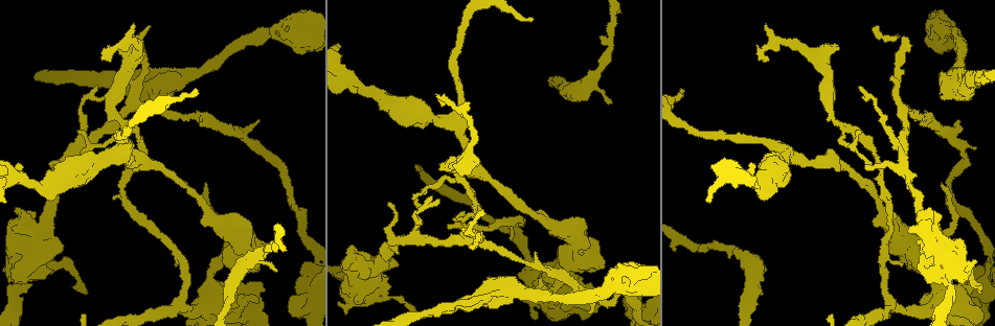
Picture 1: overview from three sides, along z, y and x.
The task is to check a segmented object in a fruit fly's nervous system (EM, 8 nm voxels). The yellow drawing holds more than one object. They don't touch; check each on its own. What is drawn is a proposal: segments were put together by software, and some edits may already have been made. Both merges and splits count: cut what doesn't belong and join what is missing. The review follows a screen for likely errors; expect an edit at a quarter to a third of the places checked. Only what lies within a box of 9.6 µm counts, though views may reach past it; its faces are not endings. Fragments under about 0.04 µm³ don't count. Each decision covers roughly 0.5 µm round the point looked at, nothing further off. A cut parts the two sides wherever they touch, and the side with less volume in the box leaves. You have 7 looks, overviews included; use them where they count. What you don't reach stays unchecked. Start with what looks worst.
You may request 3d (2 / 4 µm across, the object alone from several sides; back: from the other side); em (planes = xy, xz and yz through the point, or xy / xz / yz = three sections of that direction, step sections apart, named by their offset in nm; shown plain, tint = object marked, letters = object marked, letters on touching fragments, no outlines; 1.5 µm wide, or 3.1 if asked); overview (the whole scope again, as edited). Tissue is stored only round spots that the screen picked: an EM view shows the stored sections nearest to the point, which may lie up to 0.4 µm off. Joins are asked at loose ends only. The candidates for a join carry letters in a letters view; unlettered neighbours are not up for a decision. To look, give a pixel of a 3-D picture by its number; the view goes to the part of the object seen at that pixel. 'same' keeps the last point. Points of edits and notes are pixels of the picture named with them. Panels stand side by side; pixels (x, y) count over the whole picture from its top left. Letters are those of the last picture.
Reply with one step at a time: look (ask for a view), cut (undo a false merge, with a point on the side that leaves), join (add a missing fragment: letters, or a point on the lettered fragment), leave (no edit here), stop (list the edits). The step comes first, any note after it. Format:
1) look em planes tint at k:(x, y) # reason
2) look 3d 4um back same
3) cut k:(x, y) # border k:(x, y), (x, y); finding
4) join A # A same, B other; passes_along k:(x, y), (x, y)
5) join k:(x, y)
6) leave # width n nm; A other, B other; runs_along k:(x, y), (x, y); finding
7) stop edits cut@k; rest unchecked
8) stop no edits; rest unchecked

look 3d 2um at 1:(683, 92) # an open end

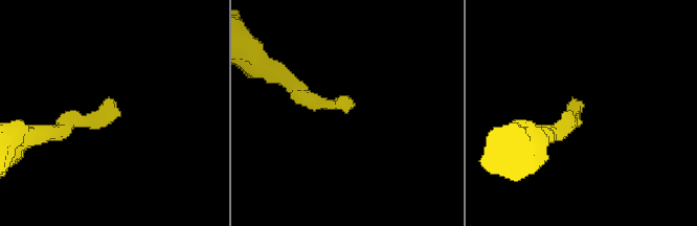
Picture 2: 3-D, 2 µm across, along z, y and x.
look em planes plain at 2:(116, 106)

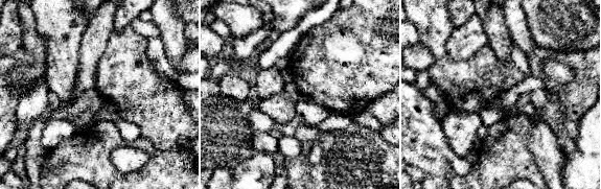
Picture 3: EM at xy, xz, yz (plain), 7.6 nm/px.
look em planes letters same

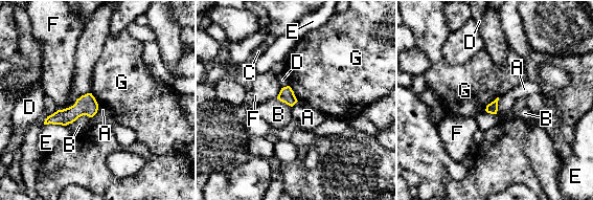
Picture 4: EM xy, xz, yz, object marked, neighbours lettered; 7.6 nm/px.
leave # width 90 nm; A other, B other, C other, D other, E other, F other, G other; no lettered fragment goes on from it

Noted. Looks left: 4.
look em planes letters at 1:(137, 71) # stops while still wide

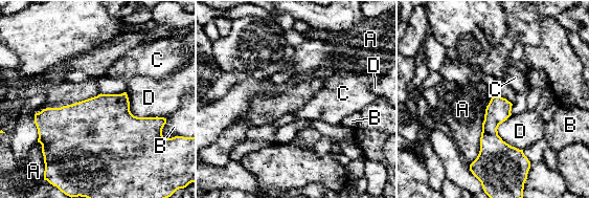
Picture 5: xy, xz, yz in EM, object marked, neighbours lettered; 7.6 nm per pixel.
leave # longest_contact A 550 nm; A other, B other, C other, D other; no lettered fragment goes on from it

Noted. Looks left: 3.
look em planes plain at 1:(618, 262) # thick end

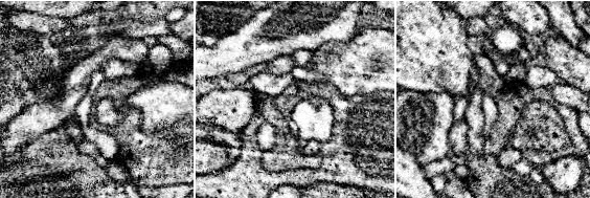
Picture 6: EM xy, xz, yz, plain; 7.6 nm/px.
look em planes letters same # what lies round it

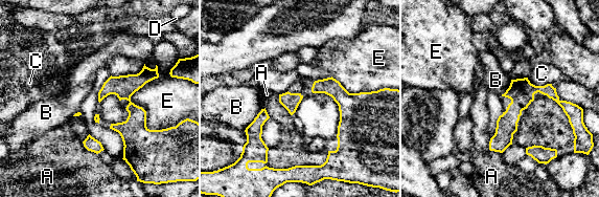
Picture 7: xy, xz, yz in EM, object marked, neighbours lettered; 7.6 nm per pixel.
leave # A other, B other, C other, D other, E other; none of them fits

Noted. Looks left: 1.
stop no edits; rest unchecked

